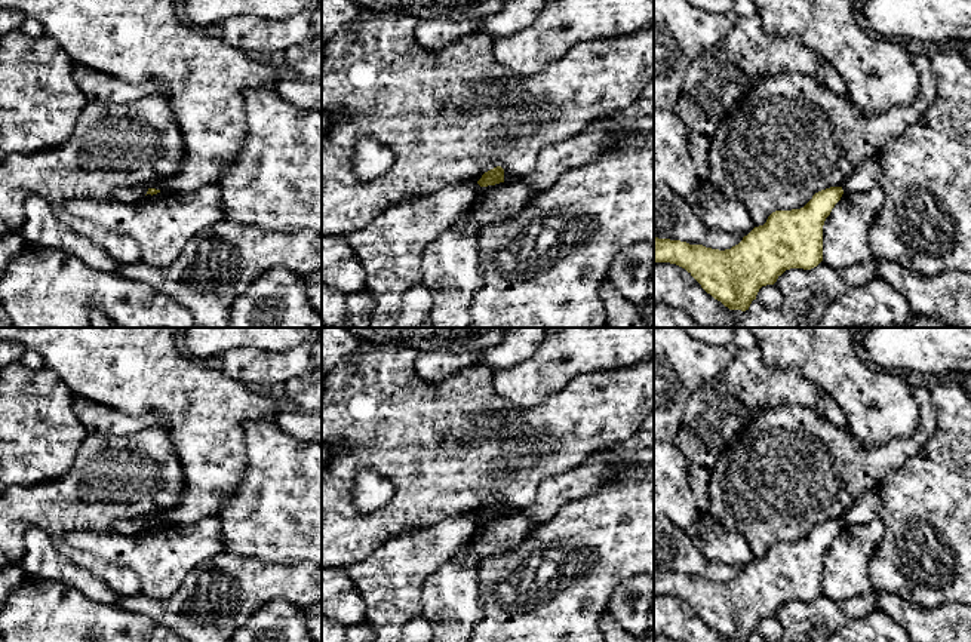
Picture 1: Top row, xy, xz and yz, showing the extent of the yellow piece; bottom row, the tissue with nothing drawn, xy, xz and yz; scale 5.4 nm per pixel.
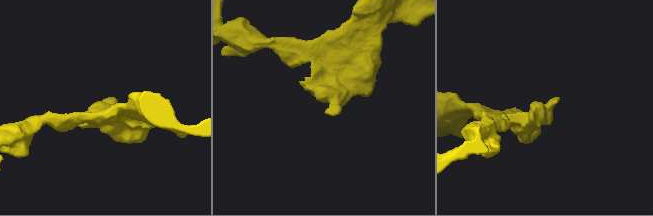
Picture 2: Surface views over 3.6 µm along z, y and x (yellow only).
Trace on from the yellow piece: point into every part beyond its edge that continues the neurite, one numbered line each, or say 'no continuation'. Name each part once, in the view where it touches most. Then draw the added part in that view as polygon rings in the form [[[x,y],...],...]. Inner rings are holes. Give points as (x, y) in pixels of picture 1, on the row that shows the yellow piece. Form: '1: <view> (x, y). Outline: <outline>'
no continuation

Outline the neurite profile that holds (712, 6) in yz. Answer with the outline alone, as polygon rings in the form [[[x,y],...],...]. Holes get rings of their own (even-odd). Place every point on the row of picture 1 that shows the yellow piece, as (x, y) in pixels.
[[[686,0],[686,1],[700,10],[719,15],[729,13],[735,3],[735,0]]]

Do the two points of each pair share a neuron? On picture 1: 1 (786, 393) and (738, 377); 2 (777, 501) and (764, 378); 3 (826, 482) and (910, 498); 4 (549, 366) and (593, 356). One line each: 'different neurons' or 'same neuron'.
1: same neuron
2: different neurons
3: different neurons
4: same neuron

